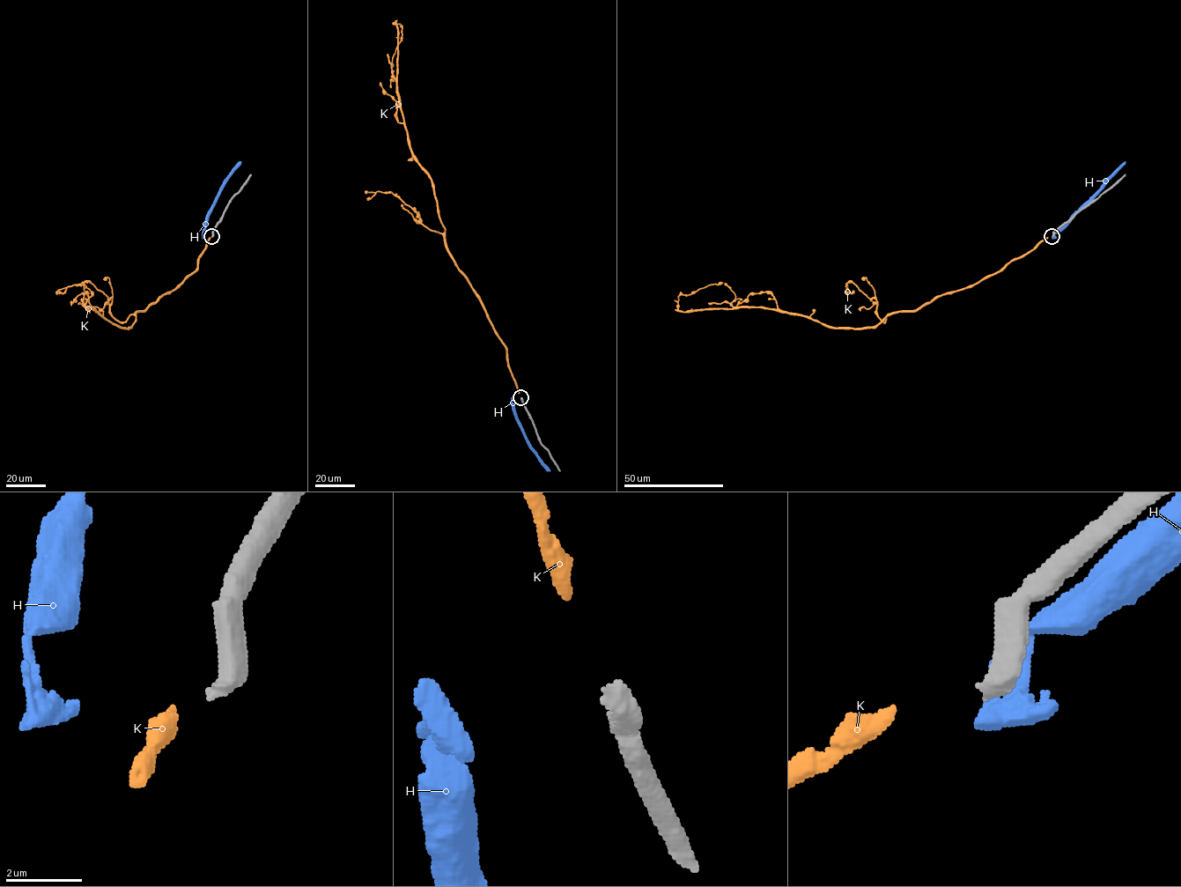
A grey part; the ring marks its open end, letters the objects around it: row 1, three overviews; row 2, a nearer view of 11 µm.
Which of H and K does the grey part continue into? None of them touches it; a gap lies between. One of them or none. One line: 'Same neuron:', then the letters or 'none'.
Same neuron: K

